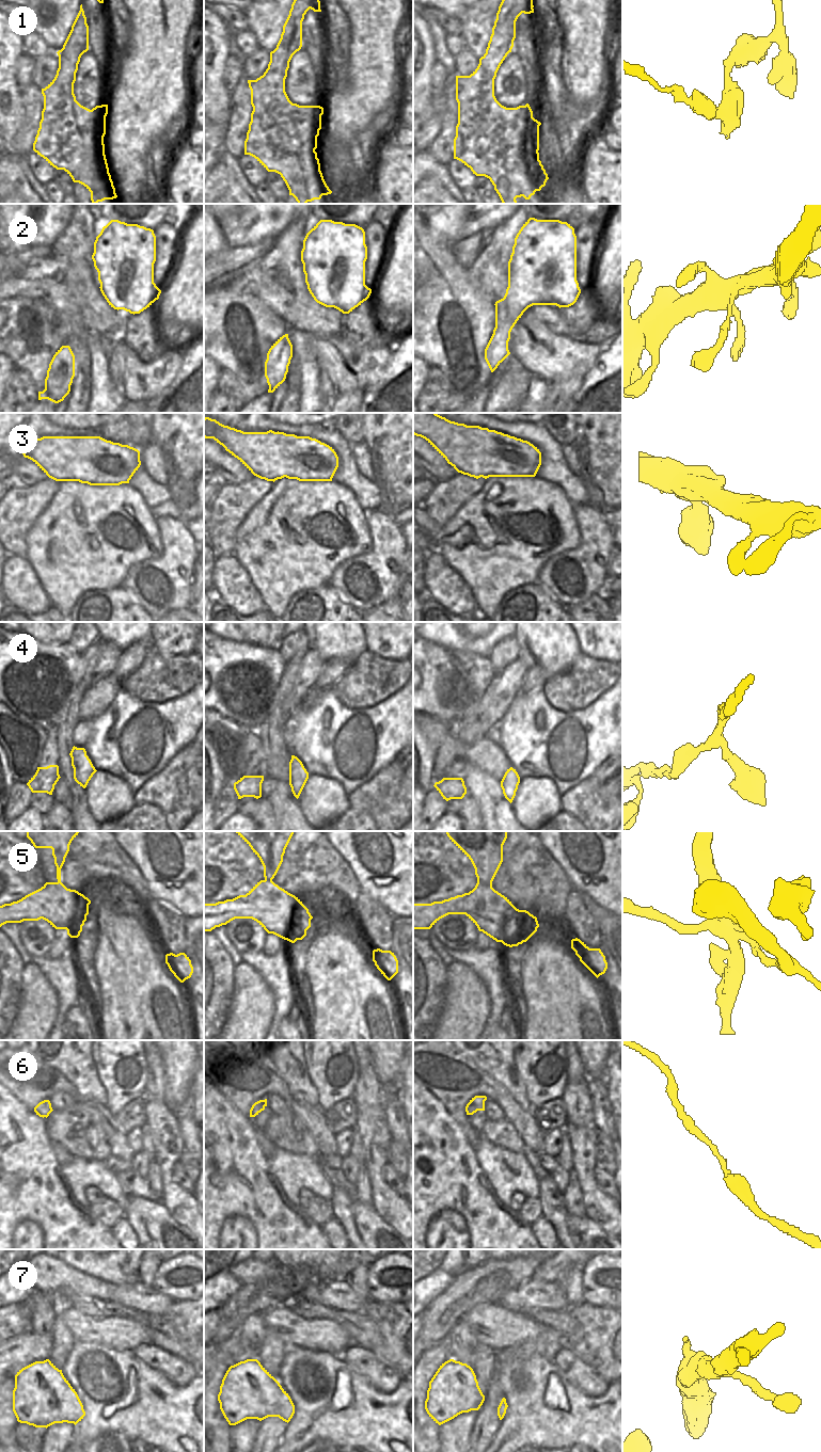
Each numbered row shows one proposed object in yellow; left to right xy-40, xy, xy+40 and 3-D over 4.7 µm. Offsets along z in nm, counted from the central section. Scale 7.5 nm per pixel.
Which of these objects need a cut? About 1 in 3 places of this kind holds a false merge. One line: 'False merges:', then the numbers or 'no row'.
False merges: 1, 3, 5.

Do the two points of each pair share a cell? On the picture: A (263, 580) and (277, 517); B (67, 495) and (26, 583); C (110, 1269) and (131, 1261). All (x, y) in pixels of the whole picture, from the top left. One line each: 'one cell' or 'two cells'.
A: one cell
B: two cells
C: one cell

